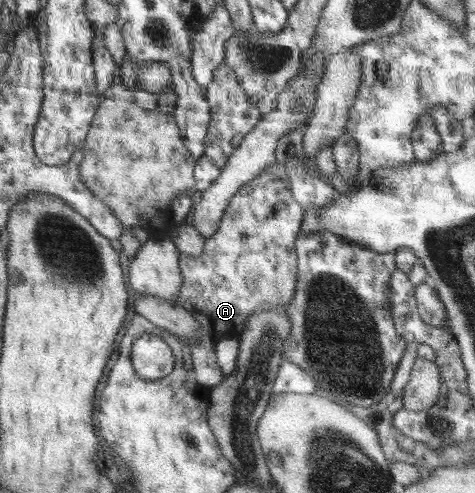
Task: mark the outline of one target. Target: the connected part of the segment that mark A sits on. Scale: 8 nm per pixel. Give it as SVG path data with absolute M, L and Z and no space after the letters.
M280 163L266 167L255 179L239 187L230 198L224 210L216 234L206 241L198 258L179 252L179 266L182 283L176 302L201 324L195 339L191 341L196 380L203 387L211 389L222 382L223 371L215 357L215 347L224 337L238 338L247 319L260 310L271 310L288 304L296 291L297 253L294 242L302 234L302 214L300 204L293 198L288 186L286 171Z

